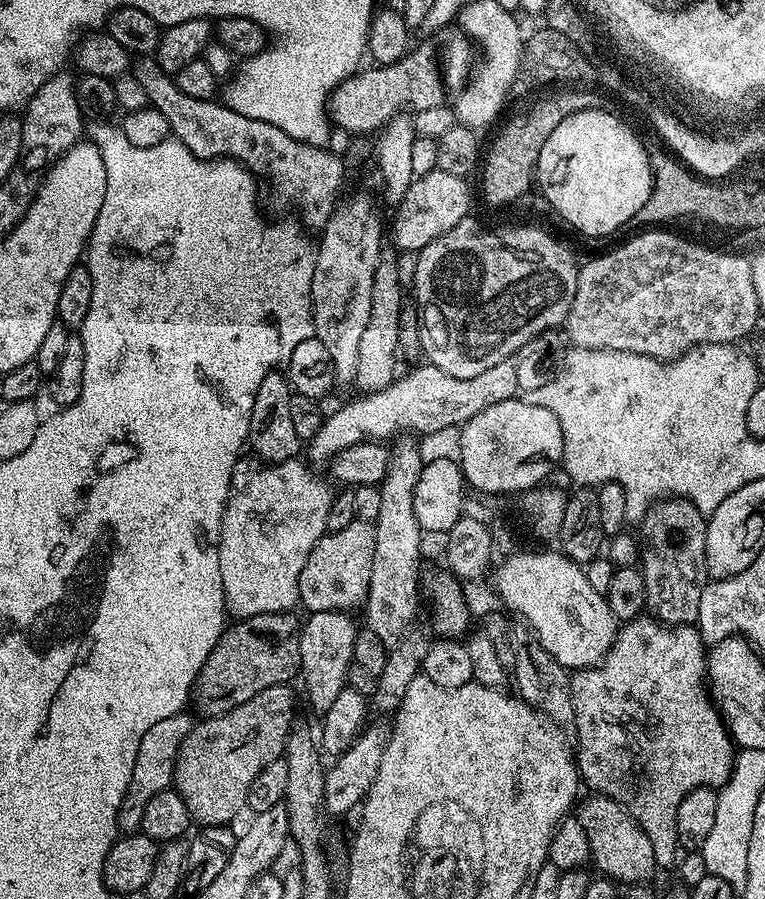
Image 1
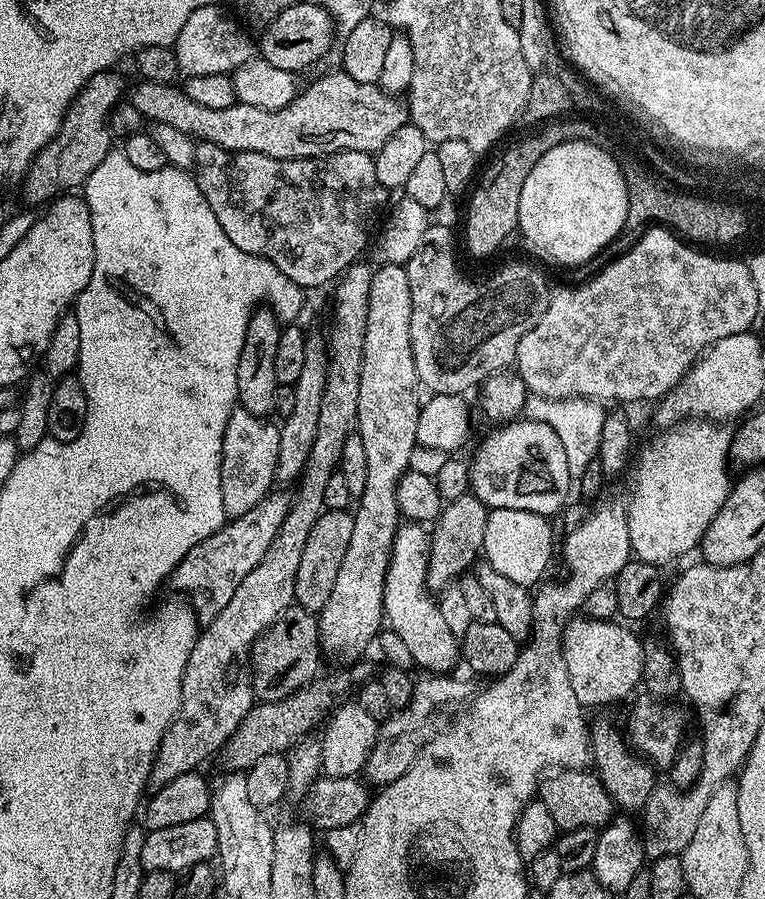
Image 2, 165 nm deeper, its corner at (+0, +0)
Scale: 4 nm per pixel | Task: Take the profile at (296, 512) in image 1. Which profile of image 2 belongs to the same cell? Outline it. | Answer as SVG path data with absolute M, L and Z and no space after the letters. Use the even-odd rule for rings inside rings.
M239 406L232 409L222 438L222 506L225 517L241 516L246 510L254 510L260 499L273 491L280 429L272 422Z

